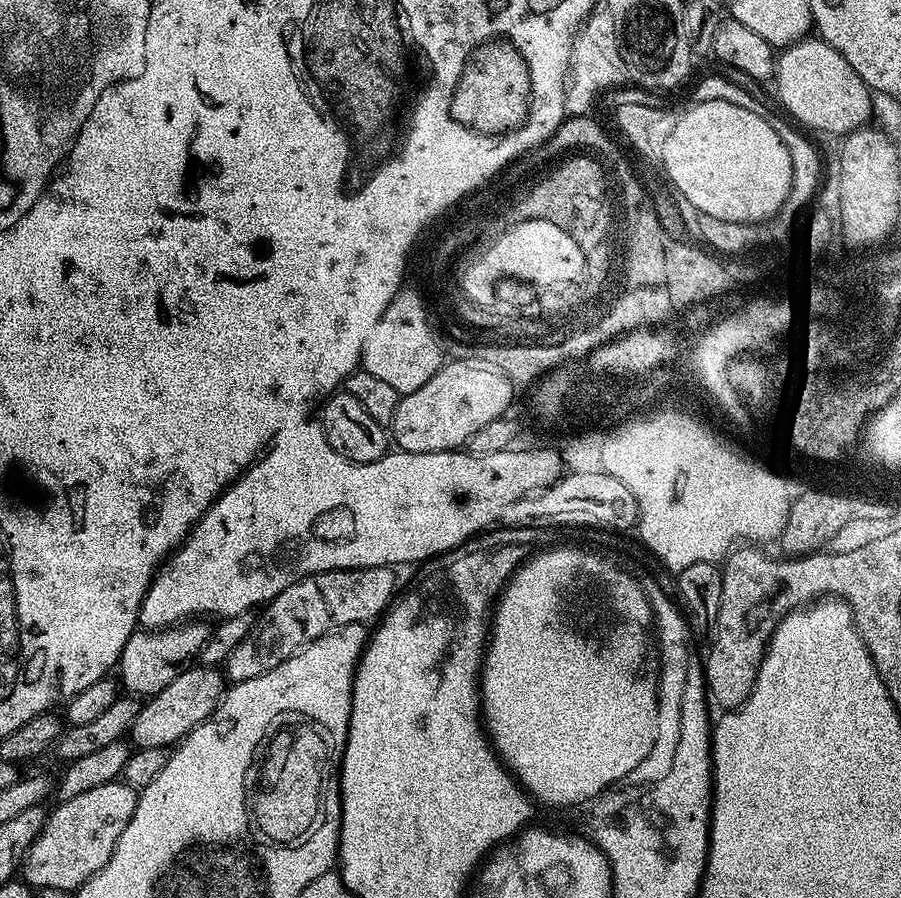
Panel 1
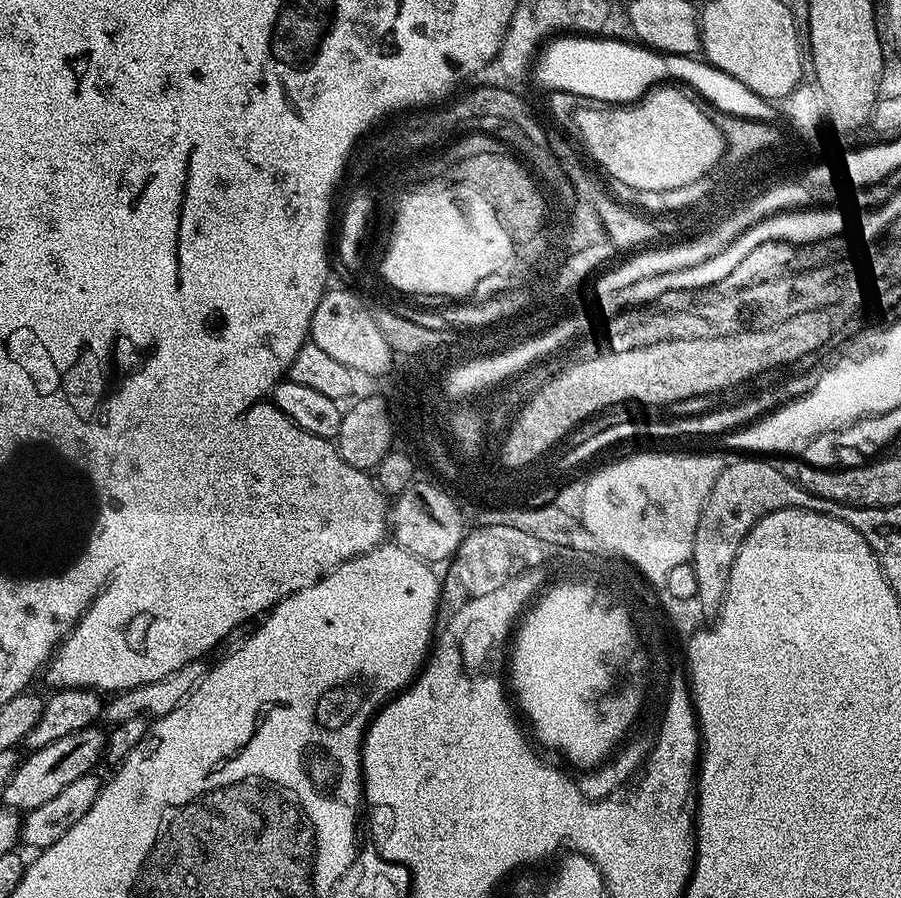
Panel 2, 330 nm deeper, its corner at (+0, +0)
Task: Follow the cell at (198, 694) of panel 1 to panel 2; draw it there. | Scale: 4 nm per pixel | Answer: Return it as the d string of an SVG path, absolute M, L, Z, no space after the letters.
M96 726L83 728L74 734L66 734L66 738L58 738L58 742L50 742L50 746L42 746L42 750L28 752L14 770L10 782L6 782L6 786L2 790L3 803L7 807L23 814L42 806L46 802L50 802L50 798L56 797L64 787L70 786L70 782L89 775L95 769L92 767L99 760L101 762L102 757L105 755L106 736L104 732L100 733L98 729L99 727Z

